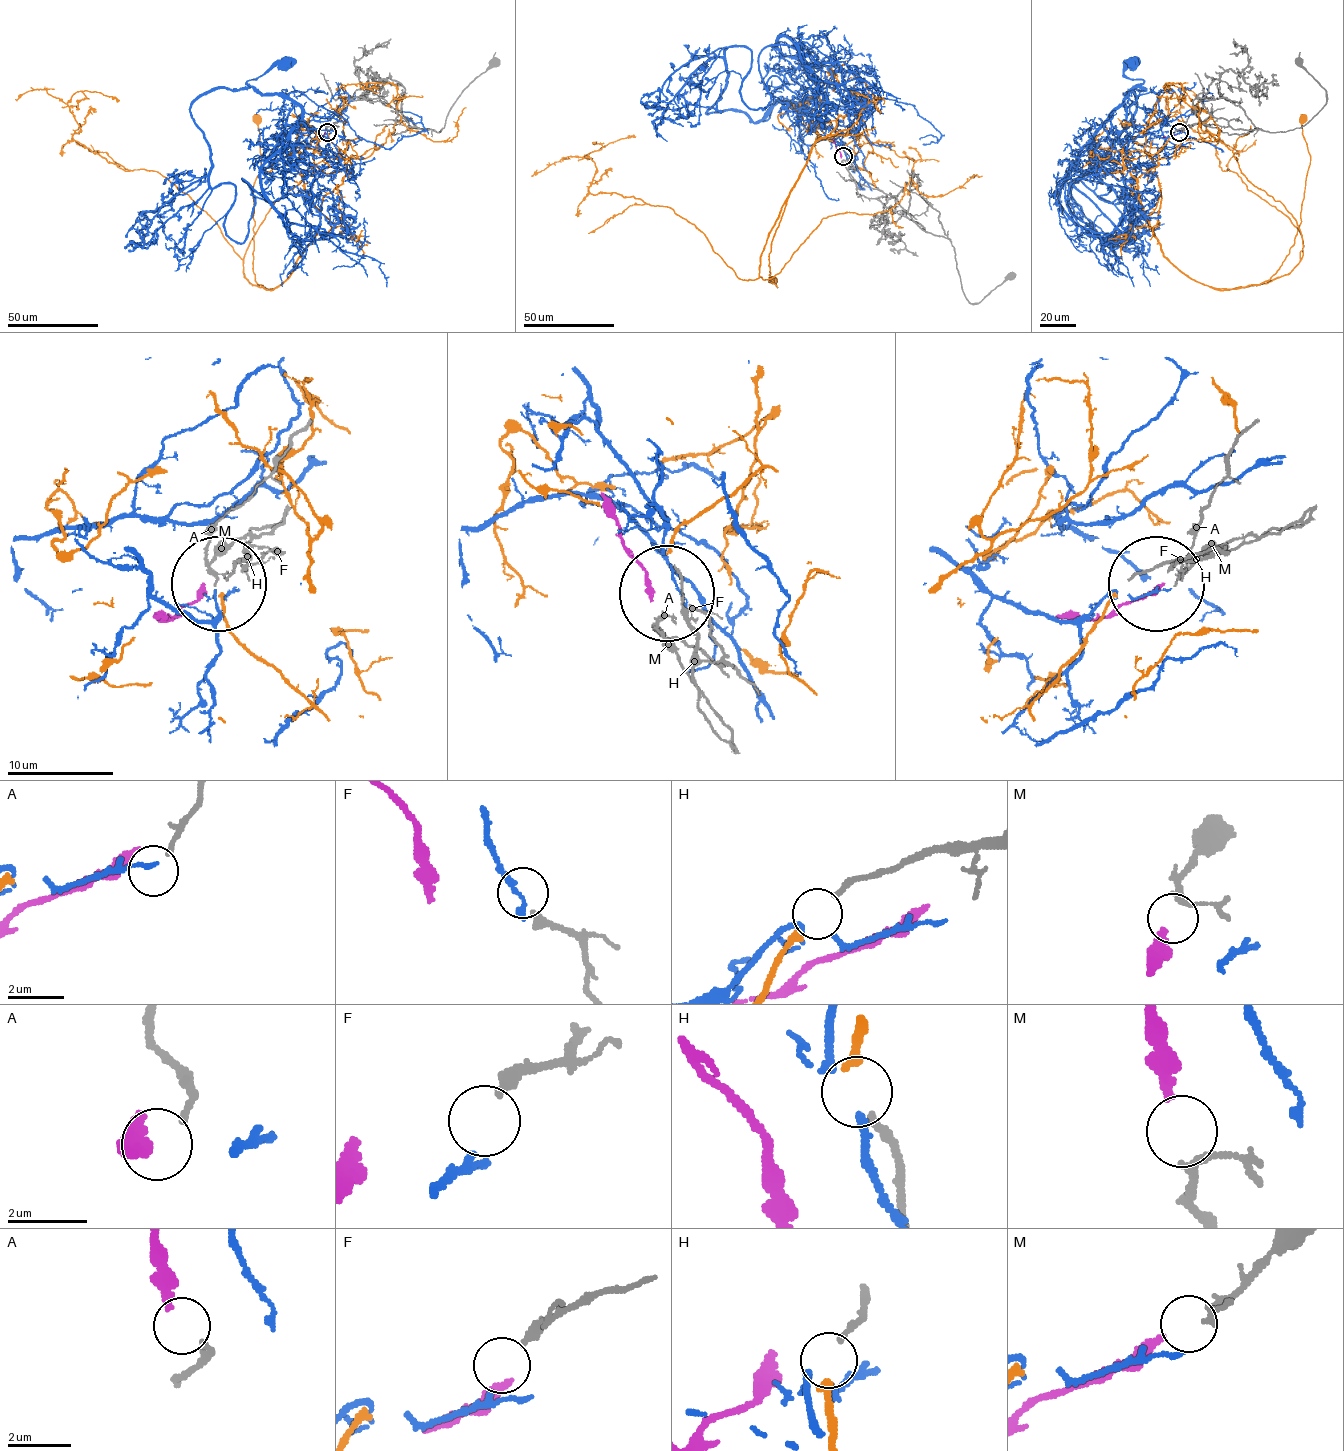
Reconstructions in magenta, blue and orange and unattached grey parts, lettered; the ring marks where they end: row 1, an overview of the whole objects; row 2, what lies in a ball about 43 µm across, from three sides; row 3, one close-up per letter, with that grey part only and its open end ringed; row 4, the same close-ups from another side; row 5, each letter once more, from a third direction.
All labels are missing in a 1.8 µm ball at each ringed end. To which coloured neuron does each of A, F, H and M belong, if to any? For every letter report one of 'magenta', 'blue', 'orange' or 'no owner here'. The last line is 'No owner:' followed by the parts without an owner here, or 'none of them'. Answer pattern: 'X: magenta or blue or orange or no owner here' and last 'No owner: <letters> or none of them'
A: no owner here
F: blue
H: orange
M: magenta
No owner: A

